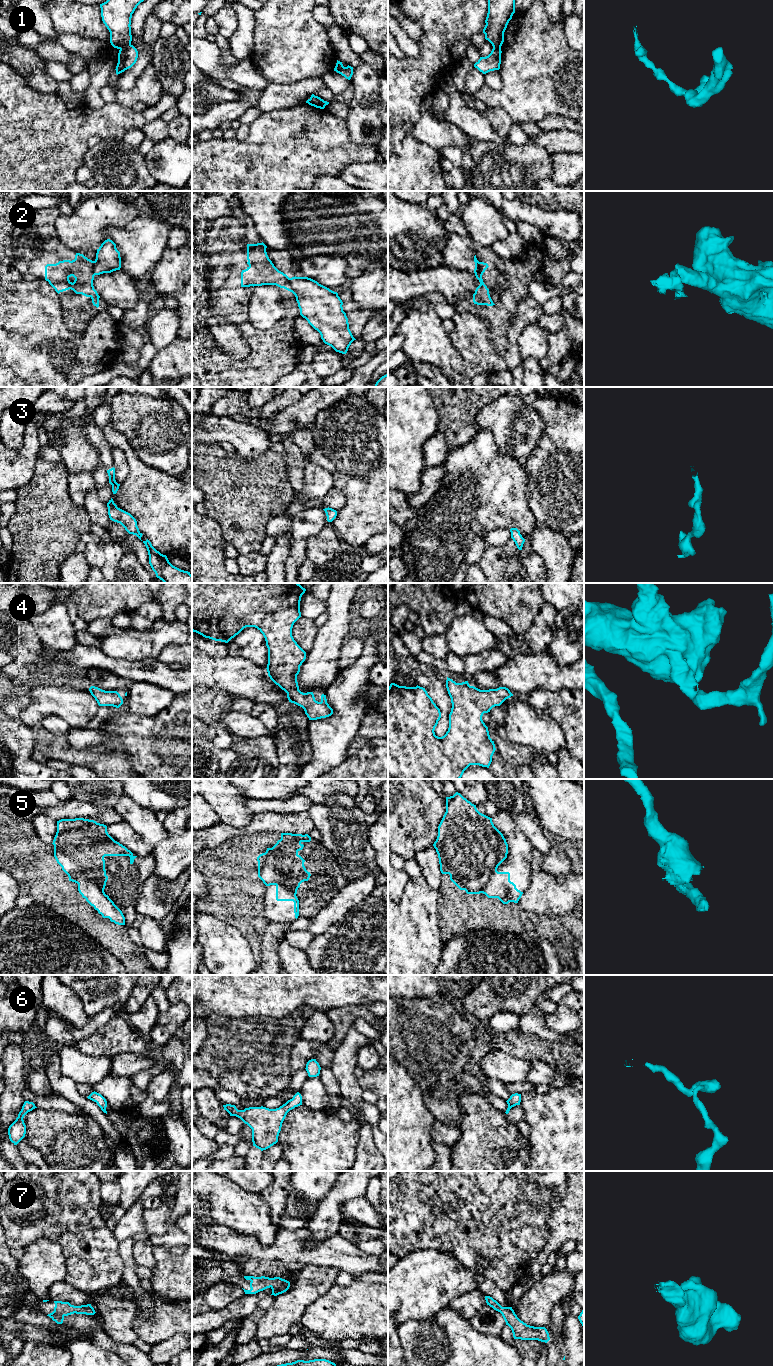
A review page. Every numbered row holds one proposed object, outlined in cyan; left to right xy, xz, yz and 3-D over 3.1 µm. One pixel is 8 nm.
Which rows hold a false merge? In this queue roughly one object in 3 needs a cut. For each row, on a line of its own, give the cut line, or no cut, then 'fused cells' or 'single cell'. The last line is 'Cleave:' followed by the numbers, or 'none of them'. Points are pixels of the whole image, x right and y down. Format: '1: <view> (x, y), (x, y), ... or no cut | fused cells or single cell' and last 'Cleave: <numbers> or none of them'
1: xy (130, 43), (120, 49) | fused cells
2: xy (93, 261), (94, 275) | fused cells
3: no cut | single cell
4: no cut | single cell
5: xy (74, 878), (84, 874), (103, 890) | fused cells
6: no cut | single cell
7: no cut | single cell
Cleave: 1, 2, 5

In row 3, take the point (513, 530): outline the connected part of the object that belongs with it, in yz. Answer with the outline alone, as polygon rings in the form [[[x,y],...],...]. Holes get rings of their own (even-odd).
[[[511,528],[510,532],[511,532],[511,538],[515,542],[517,548],[519,550],[522,550],[522,547],[523,547],[523,544],[525,542],[525,539],[520,534],[520,531],[517,528]]]

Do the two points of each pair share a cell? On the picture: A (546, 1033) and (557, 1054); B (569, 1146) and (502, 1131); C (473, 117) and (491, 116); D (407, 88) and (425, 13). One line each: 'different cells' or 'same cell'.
A: different cells
B: different cells
C: different cells
D: same cell

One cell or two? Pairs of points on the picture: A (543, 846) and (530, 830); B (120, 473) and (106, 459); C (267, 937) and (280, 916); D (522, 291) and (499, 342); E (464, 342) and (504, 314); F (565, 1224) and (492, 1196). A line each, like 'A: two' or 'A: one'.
A: one
B: two
C: two
D: one
E: two
F: two

